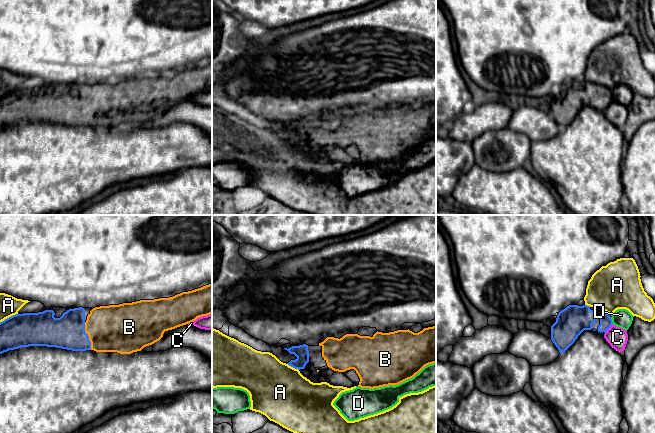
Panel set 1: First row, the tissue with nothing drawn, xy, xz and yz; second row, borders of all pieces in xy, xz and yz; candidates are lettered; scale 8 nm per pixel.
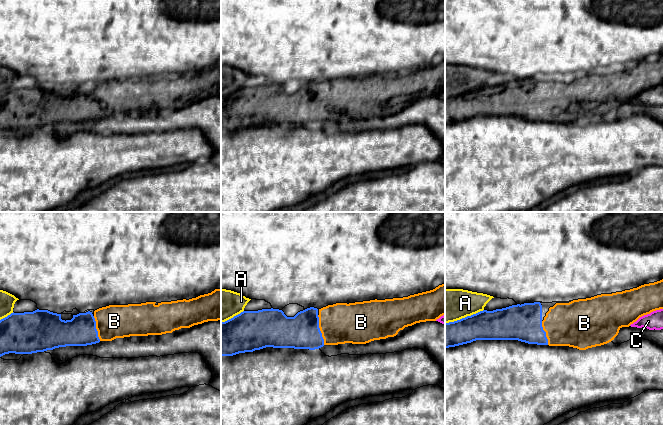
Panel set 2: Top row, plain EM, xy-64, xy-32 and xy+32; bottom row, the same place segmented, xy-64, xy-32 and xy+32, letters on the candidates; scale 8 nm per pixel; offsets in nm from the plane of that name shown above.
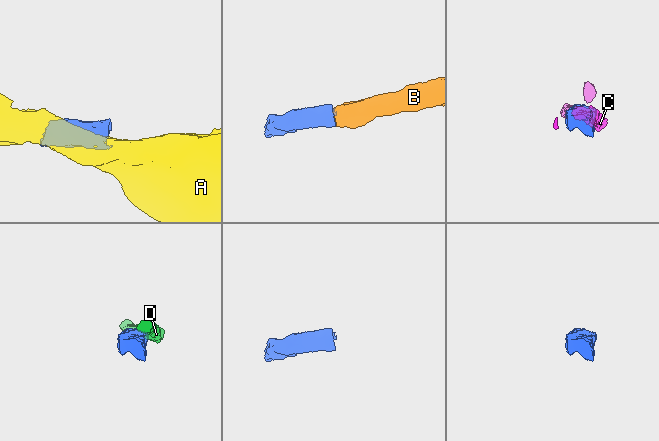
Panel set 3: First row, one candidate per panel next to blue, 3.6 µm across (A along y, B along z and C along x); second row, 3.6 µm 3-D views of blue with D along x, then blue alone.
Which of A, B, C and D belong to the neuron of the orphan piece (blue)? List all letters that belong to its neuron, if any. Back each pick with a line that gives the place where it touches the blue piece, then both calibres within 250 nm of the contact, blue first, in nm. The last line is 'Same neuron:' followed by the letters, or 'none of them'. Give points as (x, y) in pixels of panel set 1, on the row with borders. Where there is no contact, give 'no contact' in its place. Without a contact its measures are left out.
B: meets blue in xy at (88, 336); 280 nm thick on the blue side, 380 nm on the other
Same neuron: B

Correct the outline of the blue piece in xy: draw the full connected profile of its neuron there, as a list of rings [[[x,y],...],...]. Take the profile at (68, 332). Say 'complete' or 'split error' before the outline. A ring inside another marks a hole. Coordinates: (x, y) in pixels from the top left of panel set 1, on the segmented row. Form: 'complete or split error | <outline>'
split error | [[[212,283],[169,298],[95,307],[87,317],[82,307],[69,309],[60,318],[54,317],[53,310],[16,314],[0,322],[0,354],[29,346],[131,354],[159,341],[165,331],[210,314],[212,314]]]

